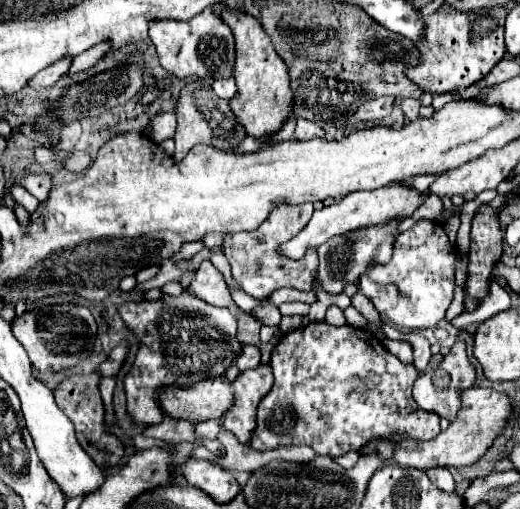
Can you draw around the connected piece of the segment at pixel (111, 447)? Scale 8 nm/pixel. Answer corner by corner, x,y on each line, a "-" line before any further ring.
97,371
91,375
67,377
55,389
55,401
57,401
59,409
73,421
77,439
83,445
83,449
93,457
93,461
99,467
113,467
123,457
123,443
119,437
105,433
105,427
103,427
105,409
103,409
103,401
101,401
101,393
99,393
99,381
101,381
101,373
97,373

